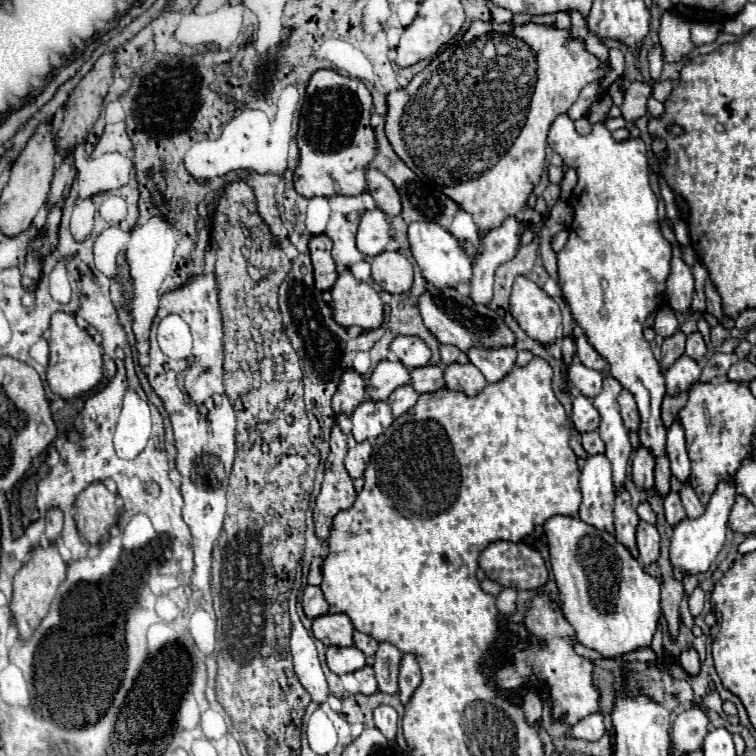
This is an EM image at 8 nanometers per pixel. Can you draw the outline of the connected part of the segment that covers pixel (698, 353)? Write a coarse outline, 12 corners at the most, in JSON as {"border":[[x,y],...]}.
{"border":[[698,330],[686,340],[686,354],[704,358],[706,342]]}

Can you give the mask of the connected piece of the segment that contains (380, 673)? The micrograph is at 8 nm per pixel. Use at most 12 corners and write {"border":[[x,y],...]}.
{"border":[[380,644],[374,656],[378,690],[398,692],[402,652]]}

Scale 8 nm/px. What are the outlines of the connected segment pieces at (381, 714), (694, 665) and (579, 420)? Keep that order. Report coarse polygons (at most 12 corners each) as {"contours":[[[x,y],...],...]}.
{"contours":[[[392,706],[374,710],[376,728],[390,740],[398,714]],[[696,648],[680,654],[680,666],[690,674],[700,674],[700,656]],[[586,396],[574,398],[572,422],[578,432],[600,426],[600,414]]]}

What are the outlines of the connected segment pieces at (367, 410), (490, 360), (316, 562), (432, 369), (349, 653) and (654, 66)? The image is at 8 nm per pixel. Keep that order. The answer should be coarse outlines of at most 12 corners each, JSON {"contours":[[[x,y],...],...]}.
{"contours":[[[366,400],[352,414],[356,442],[374,440],[392,424],[386,402]],[[470,348],[468,360],[488,382],[516,362],[516,348]],[[314,558],[308,584],[320,586],[322,558]],[[442,366],[410,370],[412,388],[436,392],[444,388]],[[330,646],[326,662],[334,674],[360,670],[366,656],[356,646]],[[656,46],[650,52],[650,74],[660,80],[662,50]]]}

